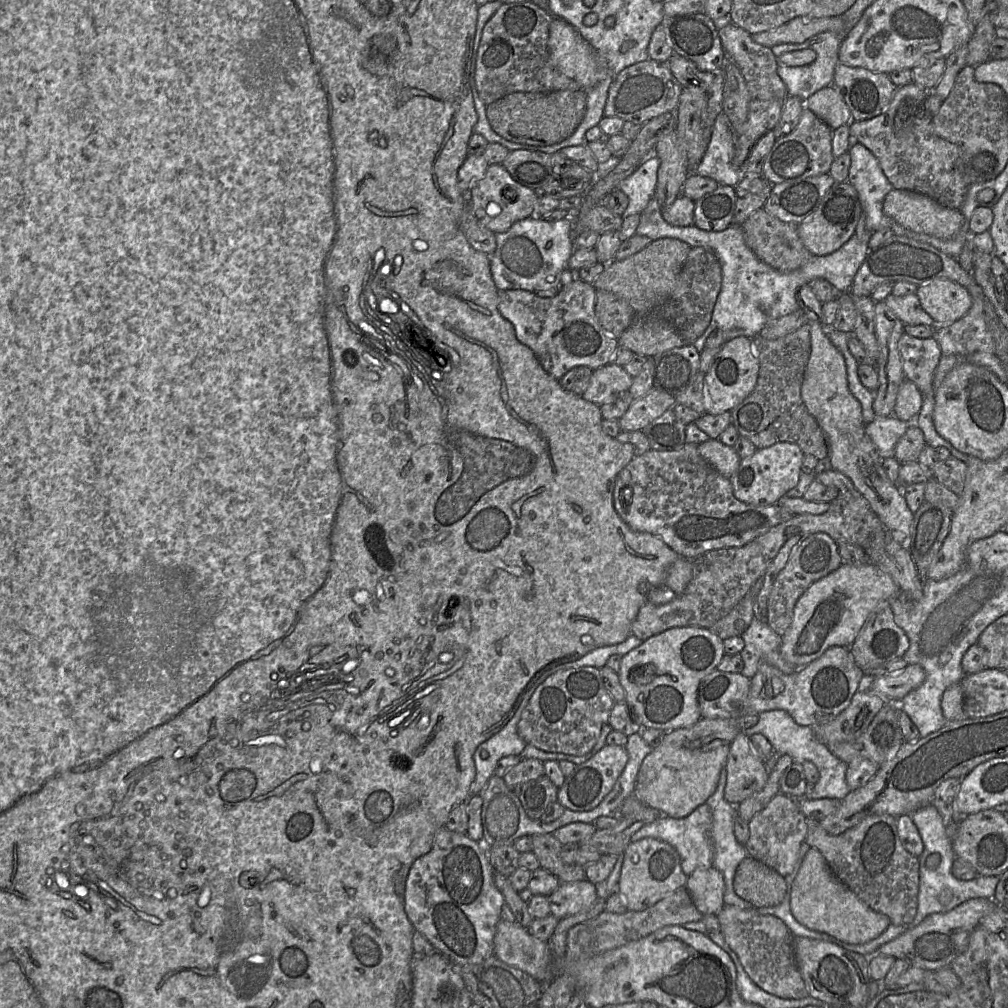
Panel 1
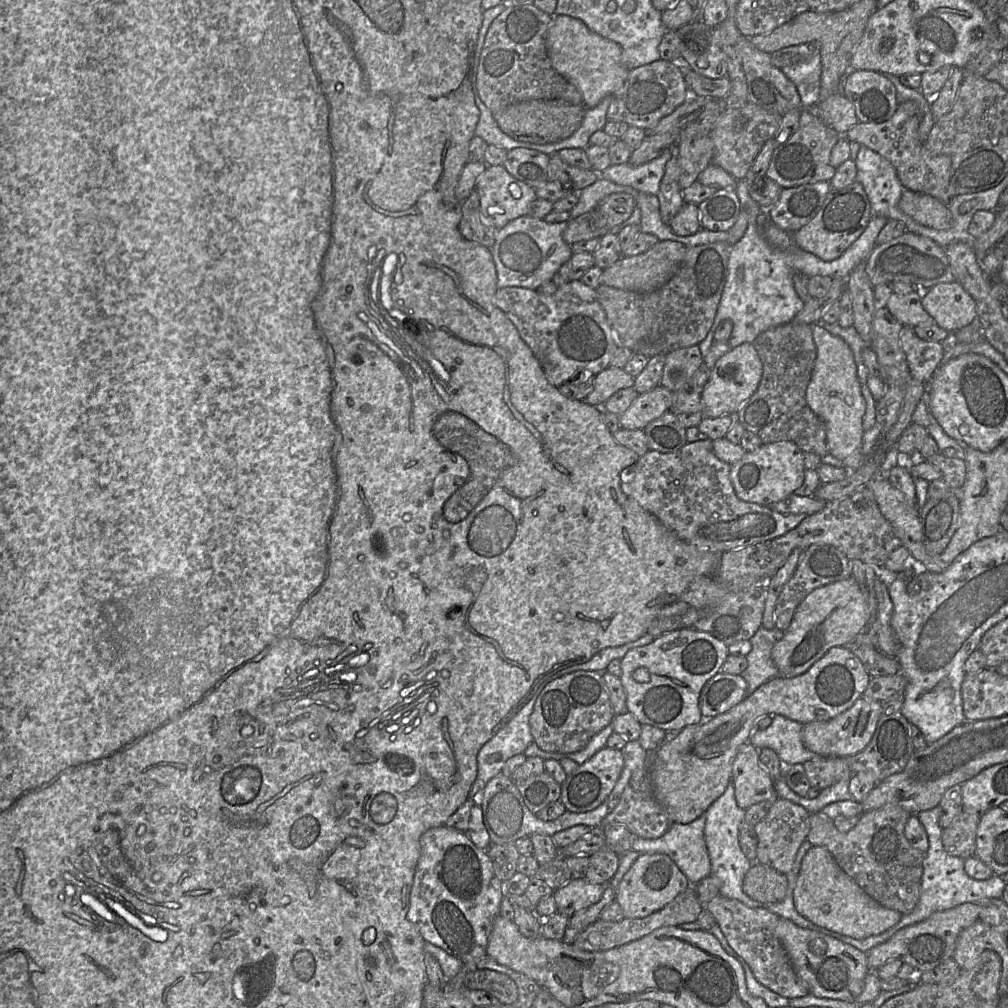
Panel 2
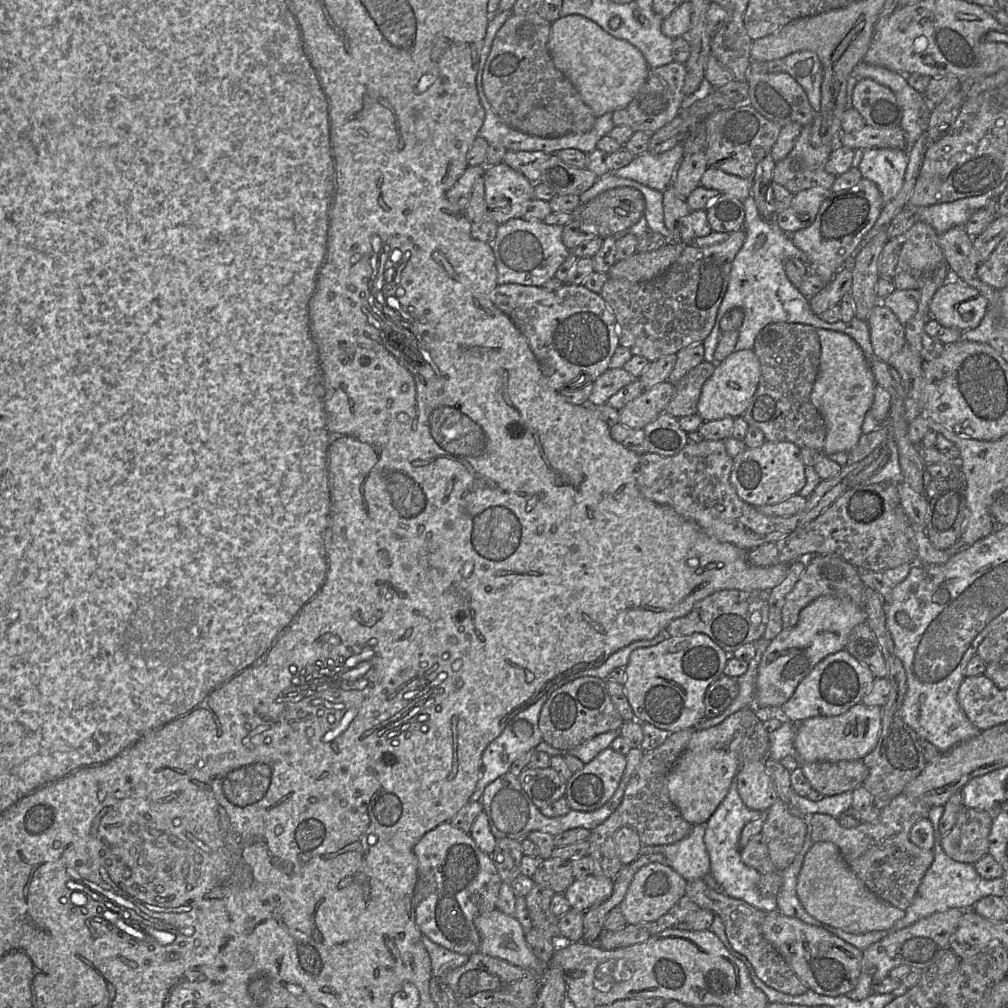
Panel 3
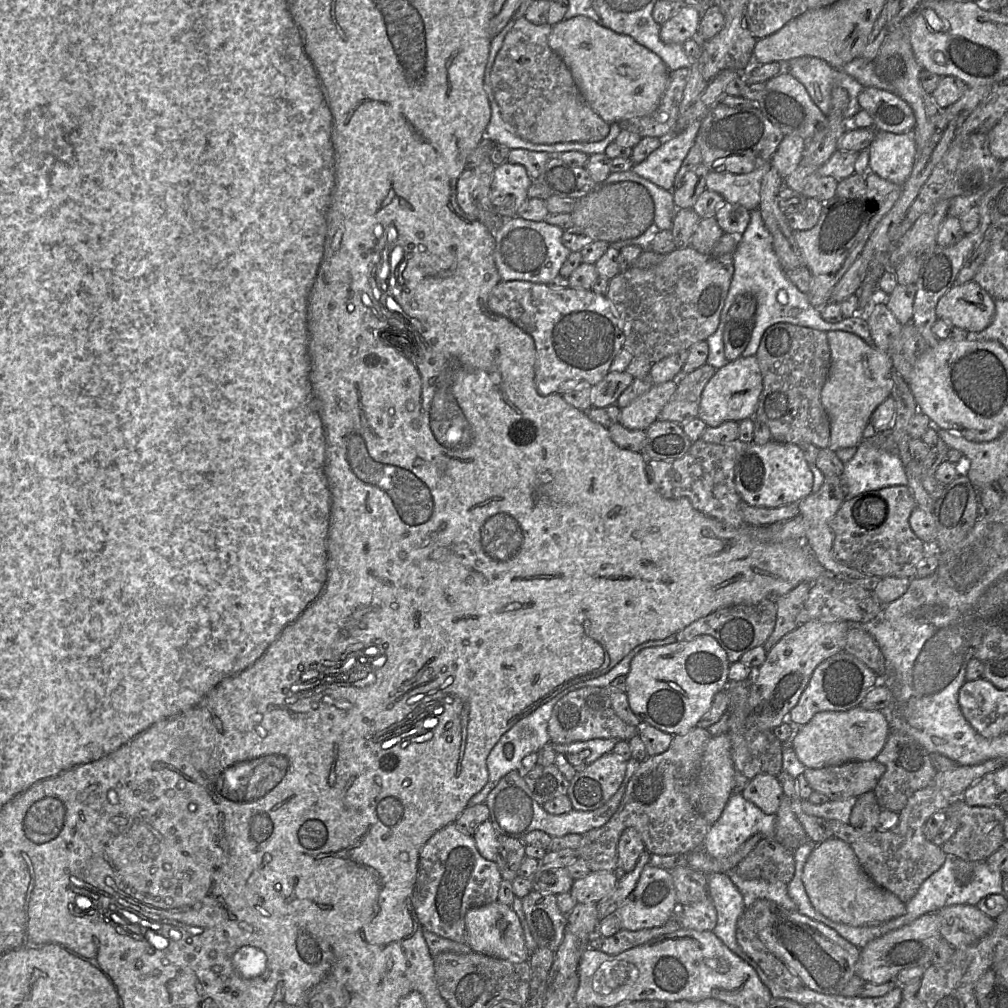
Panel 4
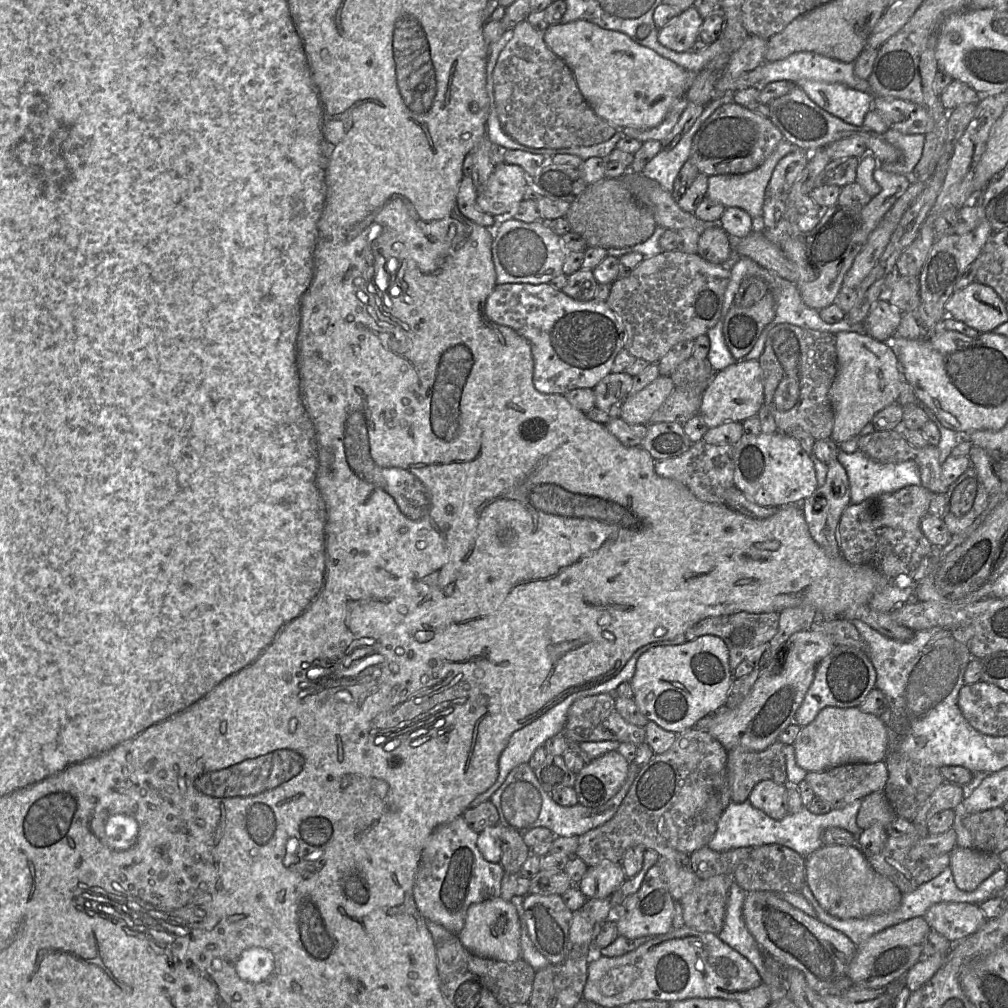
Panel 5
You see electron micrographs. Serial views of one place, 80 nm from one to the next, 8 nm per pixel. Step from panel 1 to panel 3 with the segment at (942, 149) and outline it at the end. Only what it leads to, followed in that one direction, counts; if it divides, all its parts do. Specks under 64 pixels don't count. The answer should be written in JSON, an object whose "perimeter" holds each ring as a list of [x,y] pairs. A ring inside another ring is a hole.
{"perimeter":[[[867,124],[860,130],[843,133],[840,144],[853,150],[870,148],[908,150],[905,133],[901,126],[887,128],[874,127]]]}

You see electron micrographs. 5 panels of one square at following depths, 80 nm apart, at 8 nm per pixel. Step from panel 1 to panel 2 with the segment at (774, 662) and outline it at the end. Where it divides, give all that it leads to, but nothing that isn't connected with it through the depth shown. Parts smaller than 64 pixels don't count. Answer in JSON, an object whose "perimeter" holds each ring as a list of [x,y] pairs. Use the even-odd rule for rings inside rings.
{"perimeter":[[[761,626],[749,640],[752,649],[745,656],[747,667],[740,674],[747,682],[746,696],[753,693],[762,683],[780,676],[771,653],[774,645],[781,640],[783,634],[781,630],[776,628],[766,629]]]}

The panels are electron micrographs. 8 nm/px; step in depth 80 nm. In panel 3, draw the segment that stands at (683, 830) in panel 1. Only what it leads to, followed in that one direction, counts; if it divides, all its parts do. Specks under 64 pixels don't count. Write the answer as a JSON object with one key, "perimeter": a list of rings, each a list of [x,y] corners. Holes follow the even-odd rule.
{"perimeter":[[[705,824],[692,826],[690,833],[668,845],[642,846],[641,853],[661,853],[672,869],[686,880],[707,879],[710,858],[704,844]]]}

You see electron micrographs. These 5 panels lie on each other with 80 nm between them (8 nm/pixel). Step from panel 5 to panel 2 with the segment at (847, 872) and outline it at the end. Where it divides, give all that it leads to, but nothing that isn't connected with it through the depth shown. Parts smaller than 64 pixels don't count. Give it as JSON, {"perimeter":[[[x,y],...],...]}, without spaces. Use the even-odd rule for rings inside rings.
{"perimeter":[[[812,846],[804,855],[793,902],[797,912],[813,924],[855,939],[881,934],[902,918],[900,912],[883,907],[867,895],[821,846]]]}

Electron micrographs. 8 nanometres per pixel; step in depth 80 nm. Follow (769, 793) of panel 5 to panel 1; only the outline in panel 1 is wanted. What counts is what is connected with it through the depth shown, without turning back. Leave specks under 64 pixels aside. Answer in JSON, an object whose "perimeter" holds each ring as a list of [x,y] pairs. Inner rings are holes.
{"perimeter":[[[744,732],[731,742],[725,770],[724,798],[735,806],[761,791],[768,779],[768,769]]]}

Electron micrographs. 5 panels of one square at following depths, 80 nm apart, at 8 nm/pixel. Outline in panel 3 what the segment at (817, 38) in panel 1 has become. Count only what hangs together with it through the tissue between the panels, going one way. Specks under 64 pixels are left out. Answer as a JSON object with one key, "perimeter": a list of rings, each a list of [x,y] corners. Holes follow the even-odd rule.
{"perimeter":[[[808,50],[794,52],[784,59],[784,72],[790,74],[804,89],[812,108],[818,112],[821,105],[823,66],[816,53]]]}

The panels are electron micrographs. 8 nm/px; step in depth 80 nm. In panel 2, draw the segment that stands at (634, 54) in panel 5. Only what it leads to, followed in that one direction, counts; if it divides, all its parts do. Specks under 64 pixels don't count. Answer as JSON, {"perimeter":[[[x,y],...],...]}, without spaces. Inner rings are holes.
{"perimeter":[[[567,15],[553,16],[548,29],[547,53],[553,68],[577,87],[583,97],[583,105],[593,108],[605,97],[617,91],[628,76],[629,69],[622,62],[622,48],[616,42],[592,32],[584,22]]]}

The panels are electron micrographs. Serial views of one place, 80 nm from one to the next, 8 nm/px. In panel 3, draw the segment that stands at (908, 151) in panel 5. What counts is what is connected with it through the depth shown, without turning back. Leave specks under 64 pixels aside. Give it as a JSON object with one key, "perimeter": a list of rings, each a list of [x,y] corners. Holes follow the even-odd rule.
{"perimeter":[[[870,148],[864,150],[858,169],[862,178],[877,185],[883,201],[888,203],[901,191],[908,163],[909,154],[905,150]]]}

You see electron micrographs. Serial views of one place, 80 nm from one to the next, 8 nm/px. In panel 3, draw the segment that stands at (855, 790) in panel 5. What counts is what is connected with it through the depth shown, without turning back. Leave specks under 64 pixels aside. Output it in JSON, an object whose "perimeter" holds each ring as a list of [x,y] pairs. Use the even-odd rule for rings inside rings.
{"perimeter":[[[862,760],[802,763],[801,768],[811,788],[825,796],[853,791],[869,776]]]}

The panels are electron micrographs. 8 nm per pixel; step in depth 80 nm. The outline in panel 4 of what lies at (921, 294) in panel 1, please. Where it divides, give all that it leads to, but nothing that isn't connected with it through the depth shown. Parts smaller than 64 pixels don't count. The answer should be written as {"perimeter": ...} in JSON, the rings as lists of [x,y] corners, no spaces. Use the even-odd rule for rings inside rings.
{"perimeter":[[[977,282],[956,284],[947,291],[936,306],[938,319],[969,331],[987,328],[995,315],[995,299]]]}

